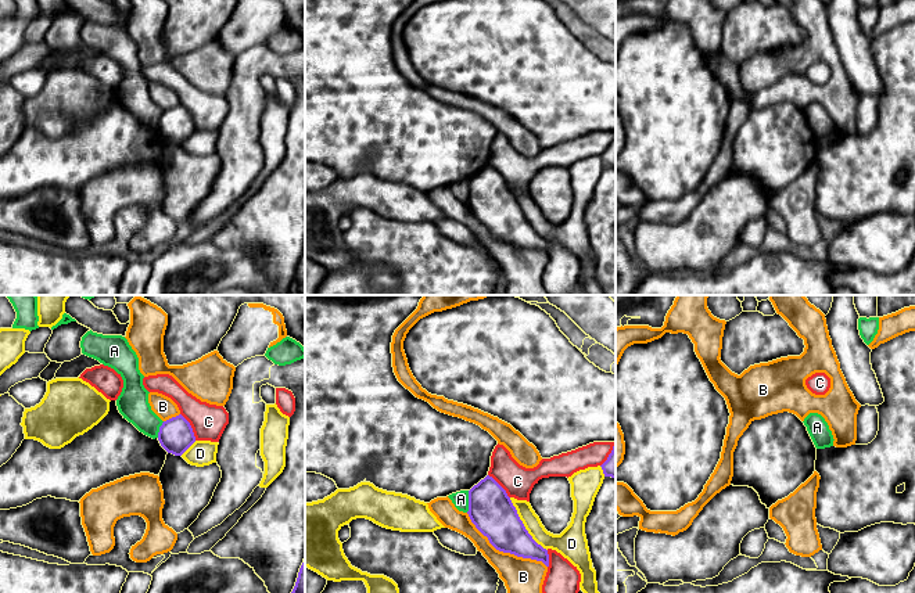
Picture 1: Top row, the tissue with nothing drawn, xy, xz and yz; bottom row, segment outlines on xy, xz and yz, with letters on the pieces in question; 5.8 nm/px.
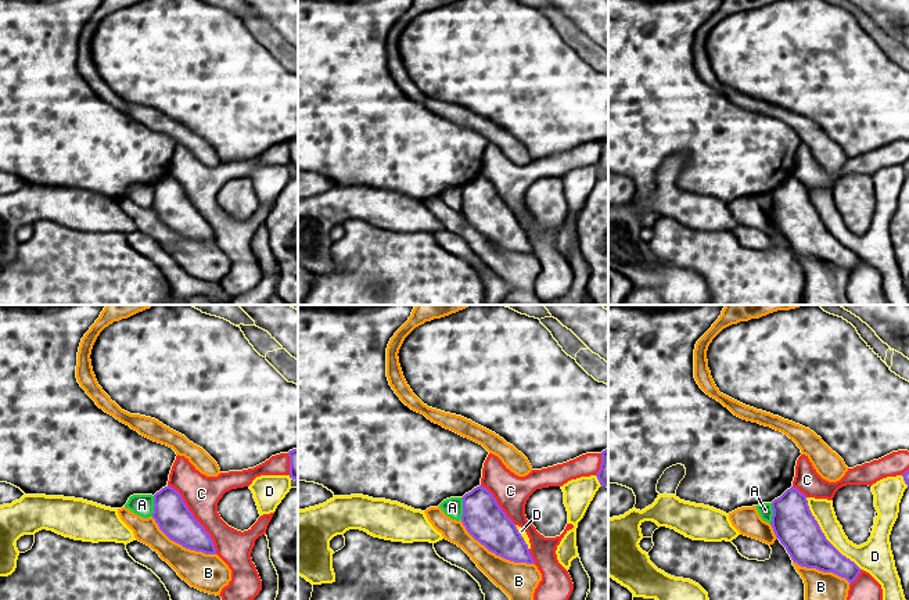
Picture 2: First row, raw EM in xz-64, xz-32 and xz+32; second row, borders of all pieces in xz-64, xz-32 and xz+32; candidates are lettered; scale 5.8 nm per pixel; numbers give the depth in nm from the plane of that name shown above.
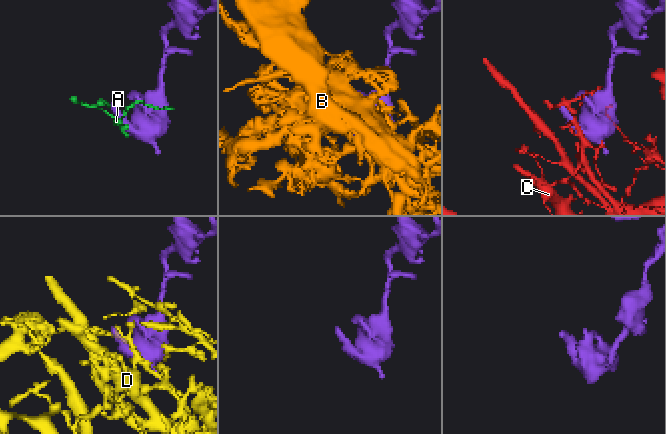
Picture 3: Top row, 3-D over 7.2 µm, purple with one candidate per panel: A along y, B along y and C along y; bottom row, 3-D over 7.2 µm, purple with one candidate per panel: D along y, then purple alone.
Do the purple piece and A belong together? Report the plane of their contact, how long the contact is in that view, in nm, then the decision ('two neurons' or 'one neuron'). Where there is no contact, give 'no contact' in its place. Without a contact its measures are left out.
xz | 130 nm | two neurons

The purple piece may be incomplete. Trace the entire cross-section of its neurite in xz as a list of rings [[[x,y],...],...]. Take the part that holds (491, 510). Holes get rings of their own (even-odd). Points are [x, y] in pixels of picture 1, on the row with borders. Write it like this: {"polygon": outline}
{"polygon": [[[487,475],[469,490],[467,514],[496,550],[549,567],[548,550],[532,539],[506,490],[492,477]]]}

